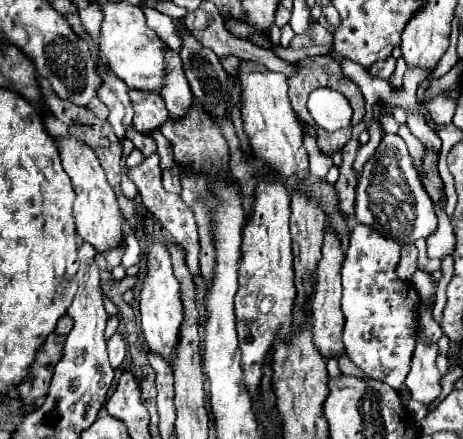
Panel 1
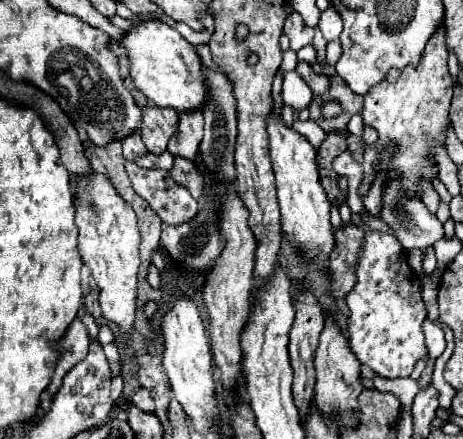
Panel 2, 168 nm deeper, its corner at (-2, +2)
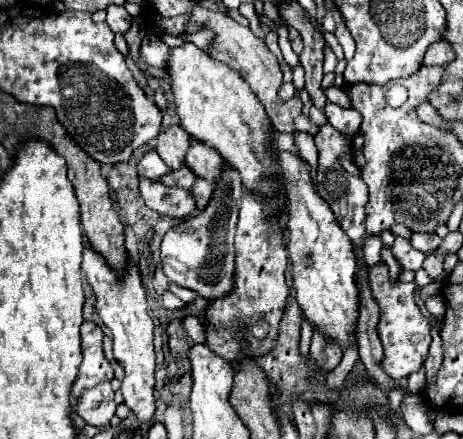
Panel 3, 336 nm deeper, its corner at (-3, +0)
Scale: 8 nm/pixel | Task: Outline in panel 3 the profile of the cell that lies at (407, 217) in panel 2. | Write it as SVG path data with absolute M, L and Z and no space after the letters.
M412 232L410 242L412 242L412 246L416 250L422 250L424 254L430 254L434 248L440 246L442 238L438 234L434 234L434 232Z

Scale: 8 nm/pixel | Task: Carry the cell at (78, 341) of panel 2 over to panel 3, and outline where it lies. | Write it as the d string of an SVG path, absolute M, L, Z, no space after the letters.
M84 322L80 328L82 338L82 364L80 372L70 388L72 398L80 396L80 390L86 390L88 386L96 386L102 380L112 380L114 370L110 362L104 358L102 352L102 330L94 322Z

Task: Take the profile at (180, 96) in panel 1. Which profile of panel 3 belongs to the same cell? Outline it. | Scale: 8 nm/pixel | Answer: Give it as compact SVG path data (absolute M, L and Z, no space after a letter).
M190 140L190 148L184 154L184 164L196 174L206 178L208 182L216 180L216 174L220 174L220 166L222 166L222 158L220 154L204 144L204 142L194 142Z

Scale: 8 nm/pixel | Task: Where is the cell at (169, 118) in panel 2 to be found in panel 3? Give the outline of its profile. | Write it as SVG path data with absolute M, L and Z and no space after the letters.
M168 126L158 134L154 150L168 168L178 170L184 164L184 152L188 150L188 144L190 134L182 126Z

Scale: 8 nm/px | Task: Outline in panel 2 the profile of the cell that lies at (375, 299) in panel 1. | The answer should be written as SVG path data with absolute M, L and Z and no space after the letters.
M369 232L355 268L357 284L347 296L349 344L361 364L373 368L383 378L407 378L415 364L425 358L427 346L421 330L427 318L421 300L421 278L407 266L403 246L389 234Z

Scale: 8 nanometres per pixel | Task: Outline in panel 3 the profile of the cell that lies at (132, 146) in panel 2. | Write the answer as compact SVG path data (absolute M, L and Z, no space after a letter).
M154 150L144 152L142 160L138 162L138 174L140 174L140 176L152 176L152 178L160 180L160 178L162 178L164 174L168 174L168 172L170 172L168 166L162 164L160 156L158 156Z

